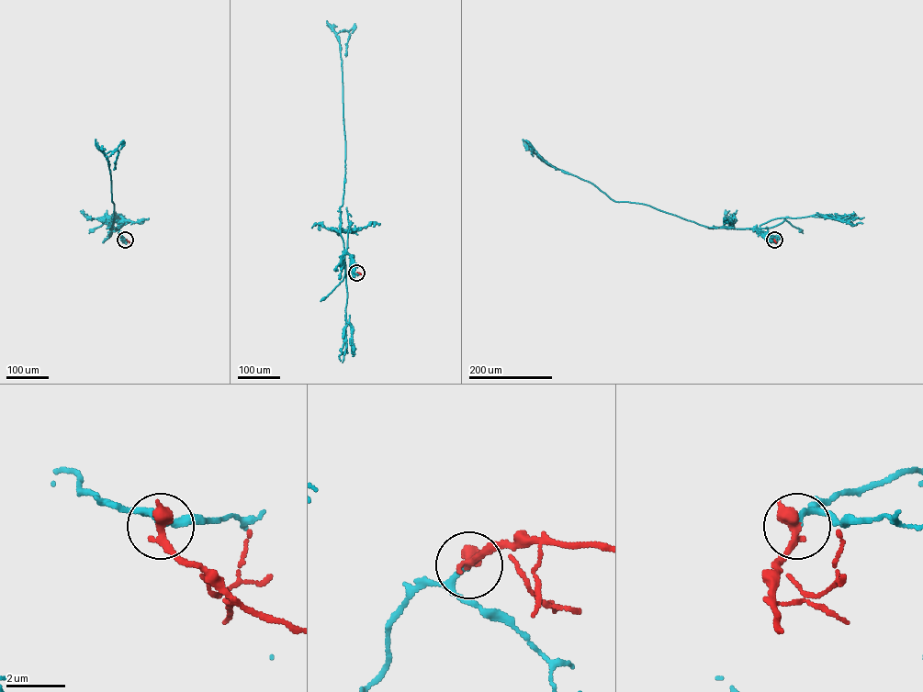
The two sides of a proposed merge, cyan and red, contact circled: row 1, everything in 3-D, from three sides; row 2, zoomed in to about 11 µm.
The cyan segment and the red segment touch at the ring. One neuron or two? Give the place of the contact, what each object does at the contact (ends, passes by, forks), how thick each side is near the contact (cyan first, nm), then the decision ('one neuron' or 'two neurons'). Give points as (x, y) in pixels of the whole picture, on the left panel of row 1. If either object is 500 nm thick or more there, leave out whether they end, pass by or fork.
at (125, 239); cyan passes by; red ends there; 120 nm thick on the cyan side, 480 nm on the other; one neuron

